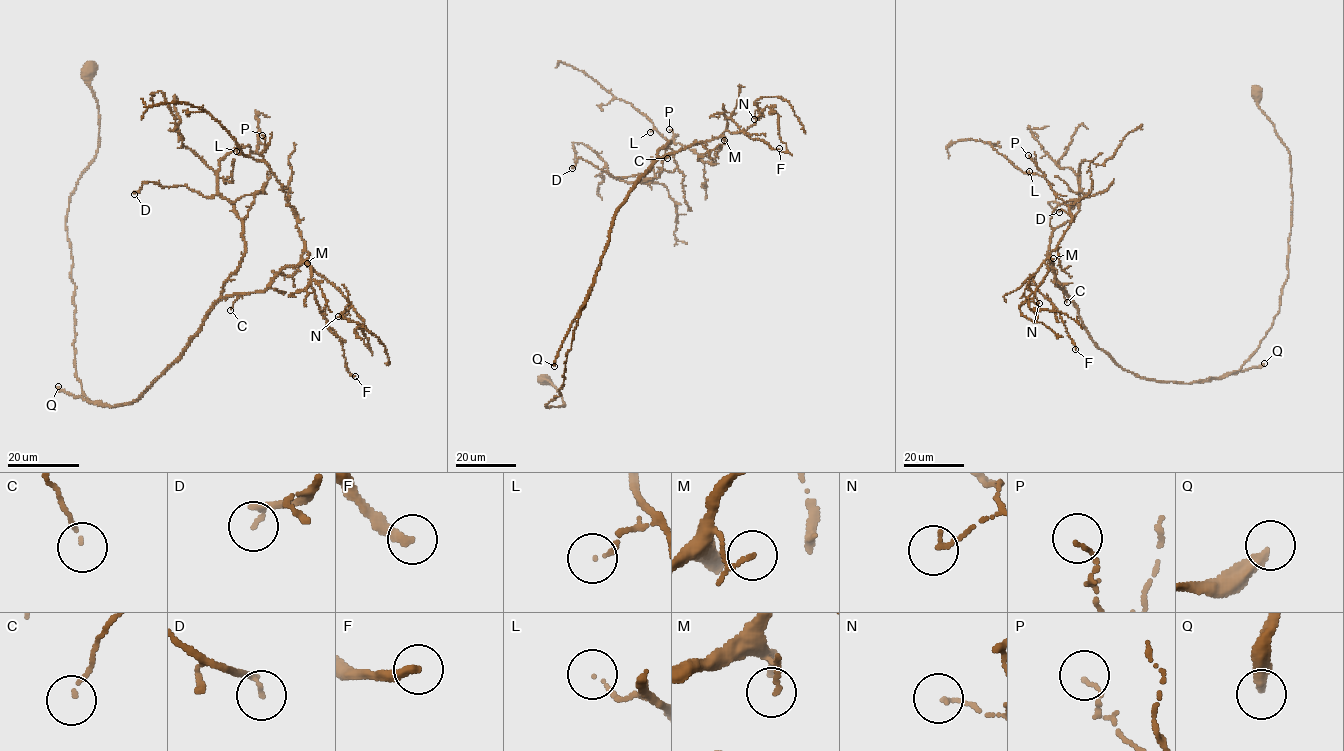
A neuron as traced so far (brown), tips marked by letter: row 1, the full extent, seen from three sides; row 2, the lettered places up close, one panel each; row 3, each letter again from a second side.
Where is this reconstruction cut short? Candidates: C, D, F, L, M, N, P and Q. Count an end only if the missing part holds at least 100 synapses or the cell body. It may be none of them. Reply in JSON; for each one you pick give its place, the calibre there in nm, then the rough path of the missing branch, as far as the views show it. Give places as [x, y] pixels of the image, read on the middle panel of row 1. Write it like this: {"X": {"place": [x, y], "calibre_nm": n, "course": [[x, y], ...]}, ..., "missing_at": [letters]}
{"Q": {"place": [554, 366], "calibre_nm": 320, "course": [[554, 366], [551, 398], [570, 392], [667, 279], [759, 232], [772, 196], [818, 157], [807, 153], [814, 135]]}, "missing_at": ["Q"]}

